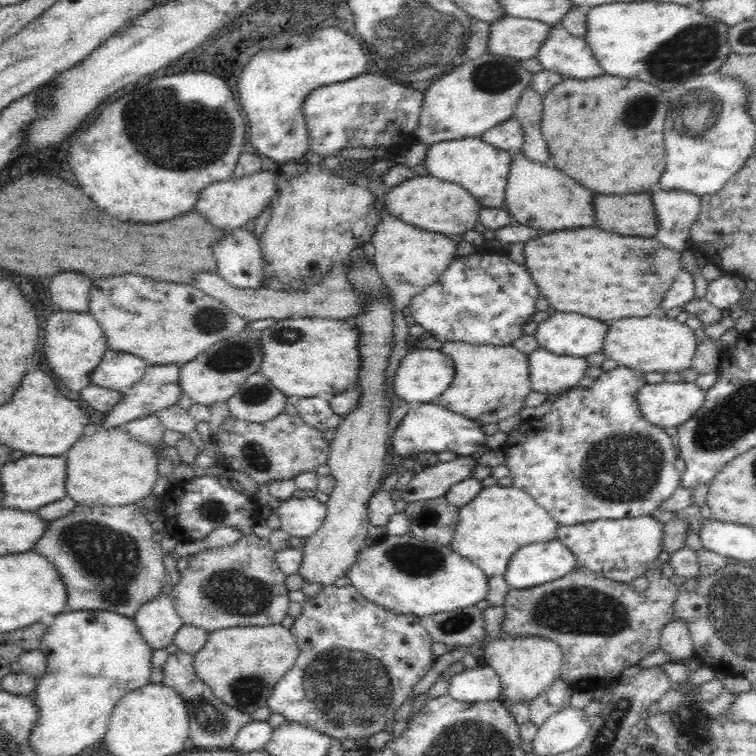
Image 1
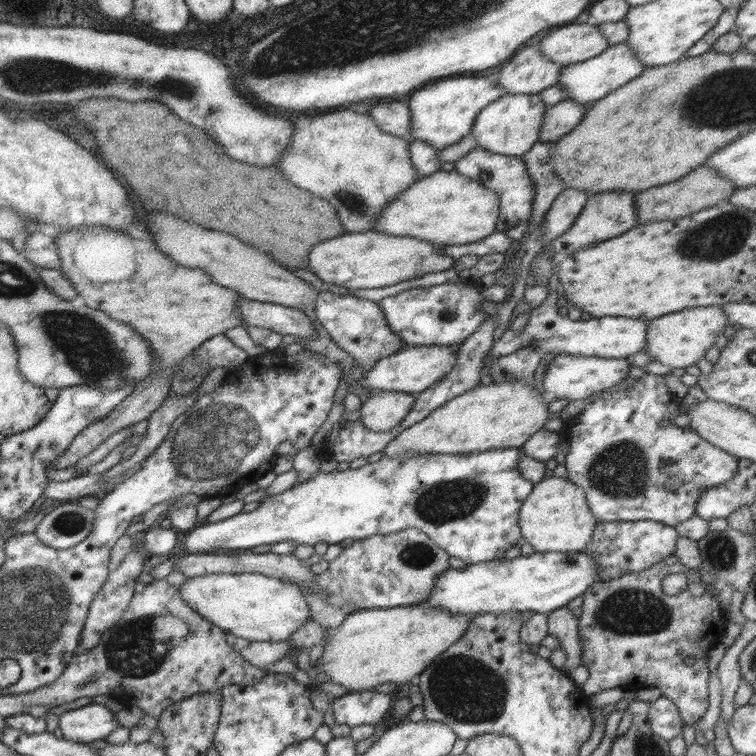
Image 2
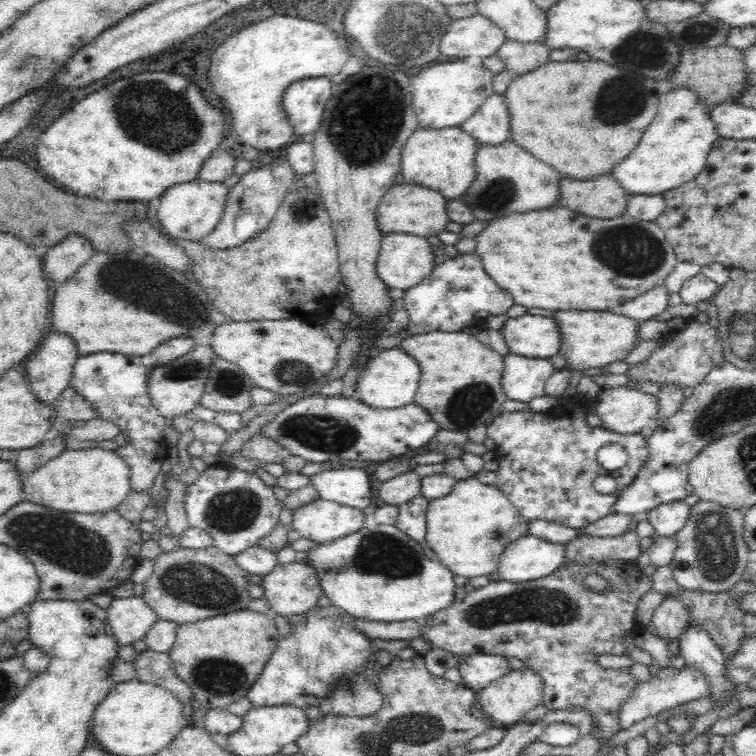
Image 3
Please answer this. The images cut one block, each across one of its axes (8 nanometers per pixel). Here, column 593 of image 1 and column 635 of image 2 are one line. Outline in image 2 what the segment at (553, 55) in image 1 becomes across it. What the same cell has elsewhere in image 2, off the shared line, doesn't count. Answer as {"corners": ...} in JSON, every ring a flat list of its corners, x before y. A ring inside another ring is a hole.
{"corners":[[619,43,605,48,601,54,594,58,581,63,562,66,556,84,564,87,567,91,567,99,581,105,587,105,593,101,603,99,607,94,623,86,623,84,638,78,643,69,643,63,635,57,629,46]]}

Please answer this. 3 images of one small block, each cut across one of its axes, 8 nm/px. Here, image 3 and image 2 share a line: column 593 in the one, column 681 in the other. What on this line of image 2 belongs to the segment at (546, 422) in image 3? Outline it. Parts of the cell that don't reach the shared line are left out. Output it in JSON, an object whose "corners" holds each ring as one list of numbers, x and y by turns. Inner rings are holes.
{"corners":[[645,373,641,378,631,380,620,390,611,386,601,390,602,396,585,405,576,417,567,420,569,445,564,457,567,480,578,486,585,494,587,507,595,521,627,523,651,520,669,527,675,527,695,515,699,496,721,482,727,482,737,472,738,458,719,450,719,447,703,440,693,429,669,424,659,427,659,419,673,419,683,408,682,398,669,392,661,375],[669,478,681,480,678,492,665,489]]}

